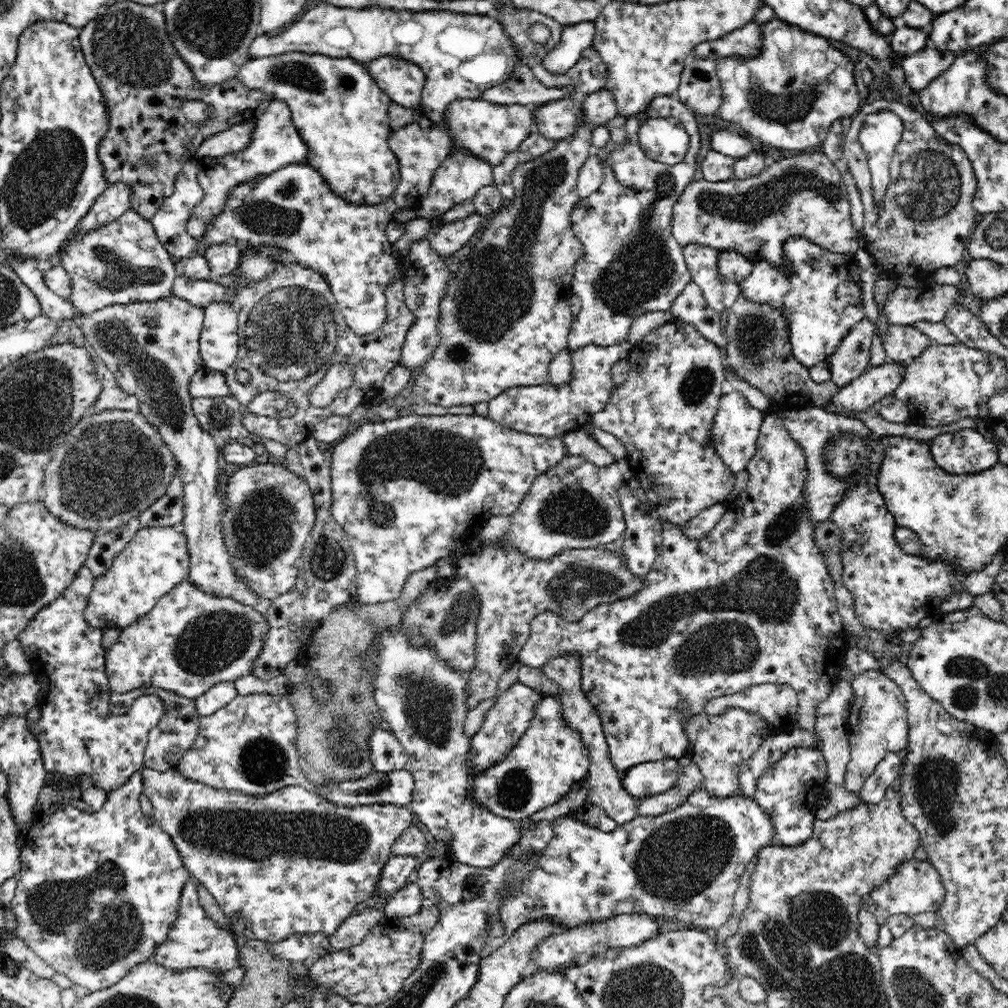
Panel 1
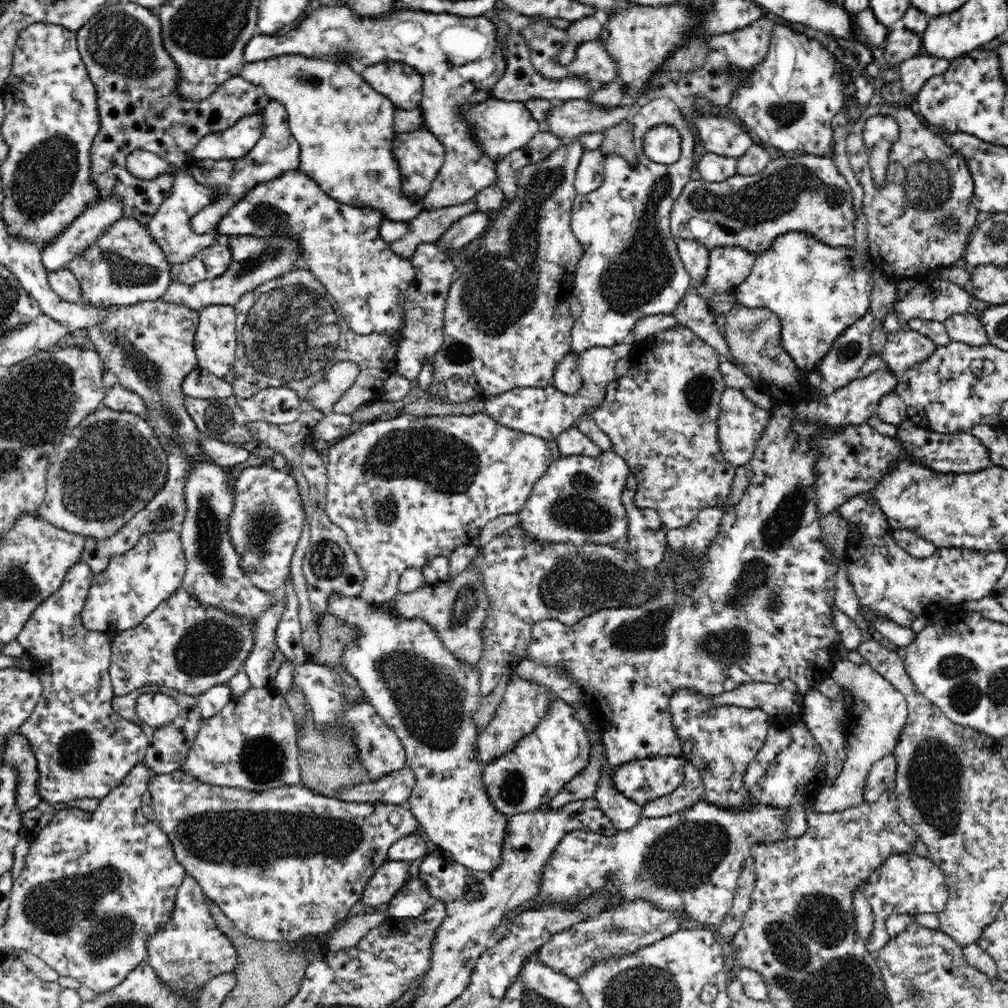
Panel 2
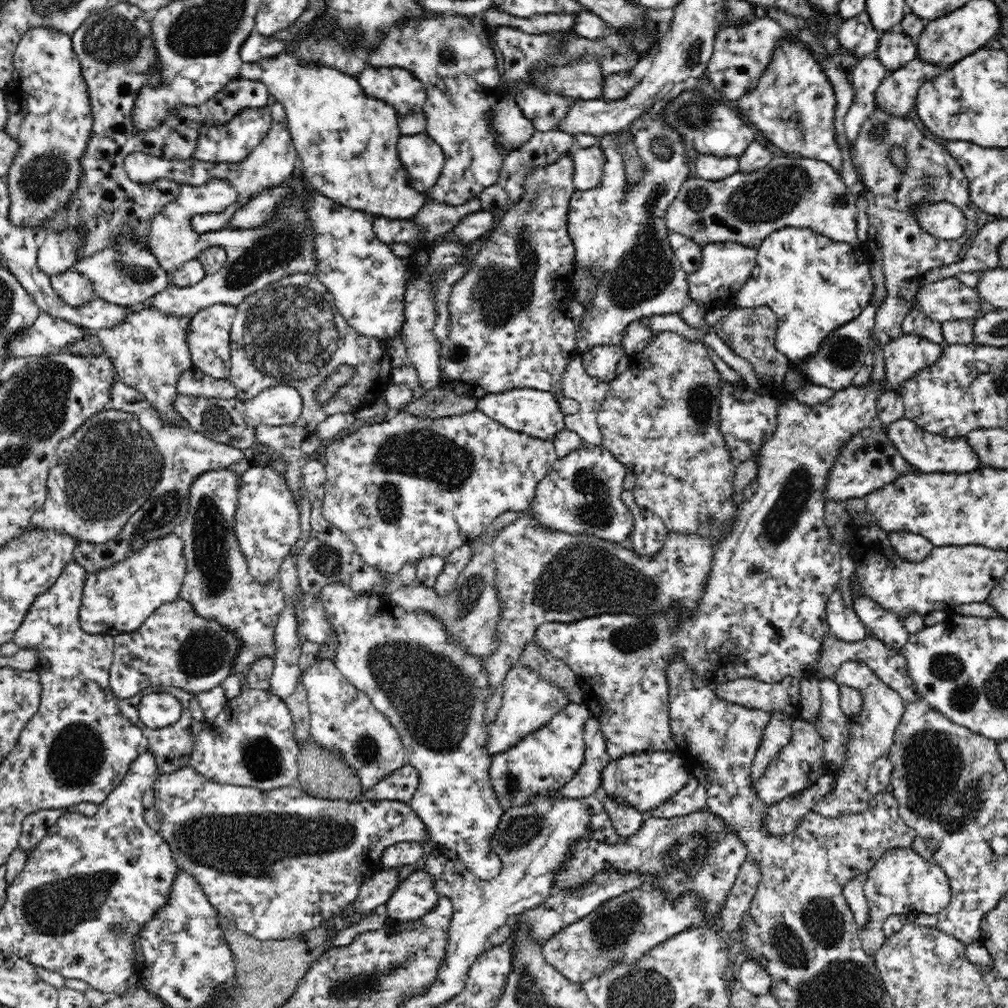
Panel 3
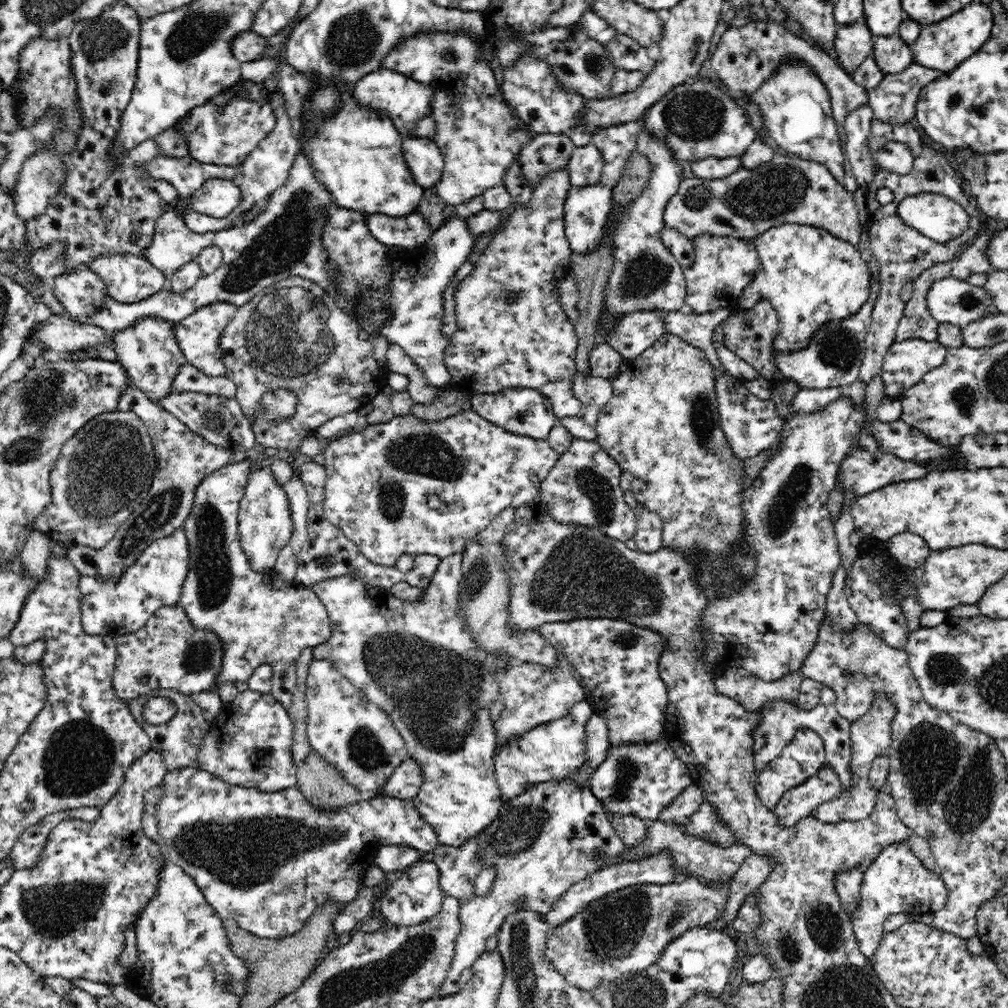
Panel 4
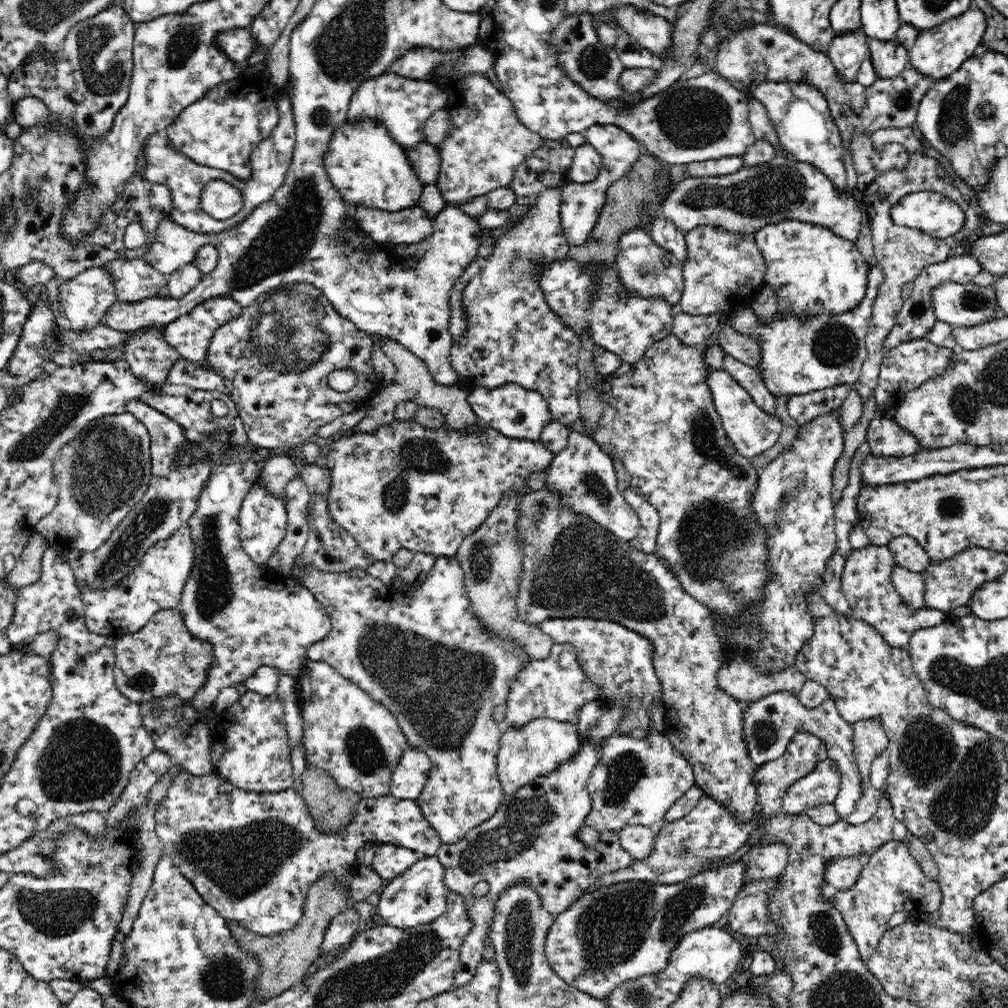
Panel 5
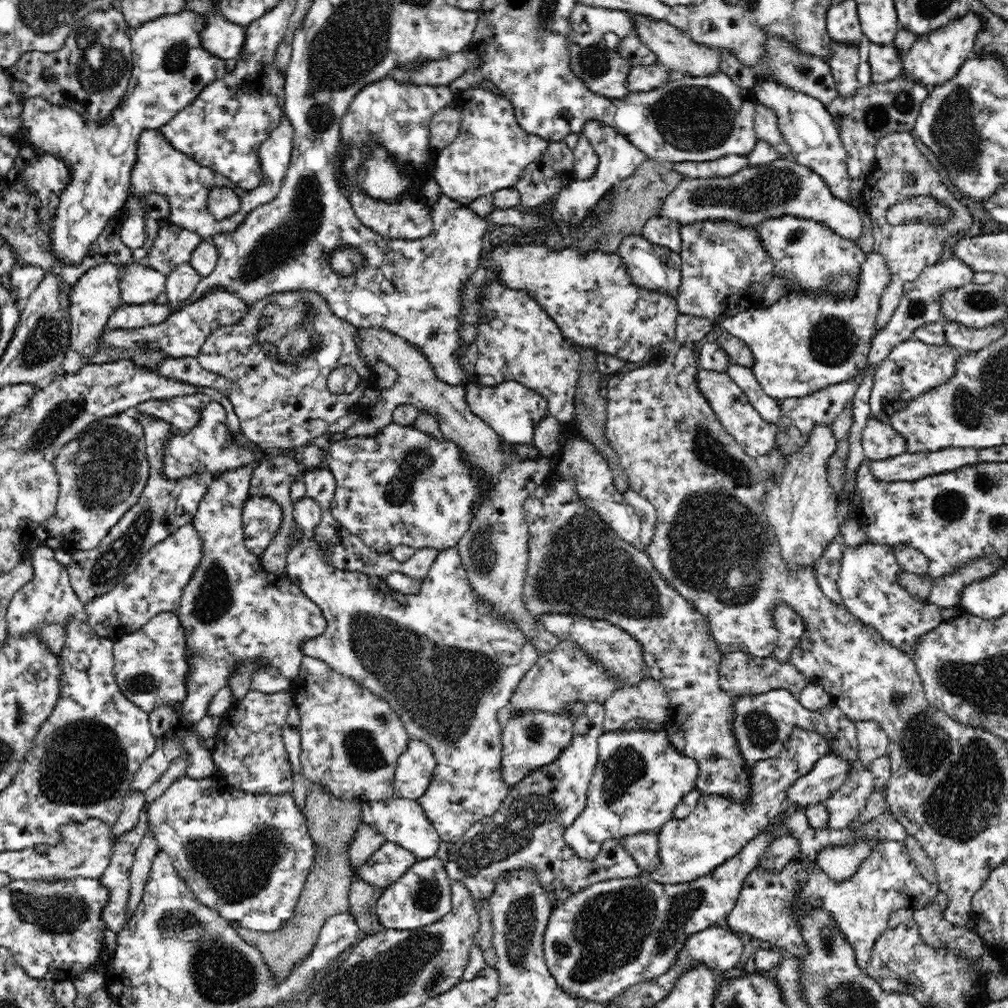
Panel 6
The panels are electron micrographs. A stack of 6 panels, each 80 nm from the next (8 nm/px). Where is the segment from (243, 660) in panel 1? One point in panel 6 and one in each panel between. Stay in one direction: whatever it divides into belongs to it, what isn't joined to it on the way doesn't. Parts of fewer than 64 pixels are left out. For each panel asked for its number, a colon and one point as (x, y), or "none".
2: (182, 644)
3: (175, 647)
4: (168, 651)
5: (162, 659)
6: (150, 665)

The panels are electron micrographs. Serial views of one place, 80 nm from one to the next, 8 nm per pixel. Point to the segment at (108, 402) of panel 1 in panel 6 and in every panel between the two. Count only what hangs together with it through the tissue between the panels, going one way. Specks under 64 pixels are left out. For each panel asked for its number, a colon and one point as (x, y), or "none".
2: (118, 398)
3: (186, 454)
4: (183, 459)
5: (172, 497)
6: (165, 505)

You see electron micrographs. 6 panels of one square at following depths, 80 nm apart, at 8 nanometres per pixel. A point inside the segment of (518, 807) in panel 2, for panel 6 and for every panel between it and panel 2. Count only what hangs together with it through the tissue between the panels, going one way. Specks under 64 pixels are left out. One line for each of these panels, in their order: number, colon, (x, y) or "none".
3: (540, 764)
4: (552, 751)
5: (537, 749)
6: (532, 739)

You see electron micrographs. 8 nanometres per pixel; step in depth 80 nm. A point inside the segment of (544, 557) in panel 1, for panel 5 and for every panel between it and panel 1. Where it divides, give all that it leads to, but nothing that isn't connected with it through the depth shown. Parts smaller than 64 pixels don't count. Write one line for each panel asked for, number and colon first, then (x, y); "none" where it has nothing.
2: (578, 499)
3: (581, 494)
4: (582, 488)
5: (583, 476)

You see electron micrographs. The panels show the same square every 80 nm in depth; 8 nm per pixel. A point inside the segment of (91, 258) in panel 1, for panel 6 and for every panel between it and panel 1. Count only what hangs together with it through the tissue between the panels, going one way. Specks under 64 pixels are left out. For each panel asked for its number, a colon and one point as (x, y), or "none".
2: (124, 266)
3: (126, 273)
4: (129, 278)
5: (134, 280)
6: (139, 285)

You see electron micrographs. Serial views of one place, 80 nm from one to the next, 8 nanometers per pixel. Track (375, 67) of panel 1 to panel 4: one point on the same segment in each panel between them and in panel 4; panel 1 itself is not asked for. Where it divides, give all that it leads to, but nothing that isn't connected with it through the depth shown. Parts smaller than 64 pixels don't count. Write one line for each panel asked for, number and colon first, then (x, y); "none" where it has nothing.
2: (402, 84)
3: (398, 87)
4: (405, 100)

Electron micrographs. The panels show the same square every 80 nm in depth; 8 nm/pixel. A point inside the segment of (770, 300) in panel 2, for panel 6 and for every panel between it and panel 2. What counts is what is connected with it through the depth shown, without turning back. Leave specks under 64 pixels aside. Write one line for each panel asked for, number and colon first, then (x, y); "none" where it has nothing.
3: (814, 285)
4: (812, 278)
5: (812, 270)
6: (810, 256)

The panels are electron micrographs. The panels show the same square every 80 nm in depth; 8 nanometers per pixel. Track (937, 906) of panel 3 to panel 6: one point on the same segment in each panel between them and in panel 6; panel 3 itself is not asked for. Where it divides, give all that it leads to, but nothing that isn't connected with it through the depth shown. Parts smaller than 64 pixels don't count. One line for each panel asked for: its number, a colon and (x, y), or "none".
4: (896, 881)
5: (891, 881)
6: (888, 880)

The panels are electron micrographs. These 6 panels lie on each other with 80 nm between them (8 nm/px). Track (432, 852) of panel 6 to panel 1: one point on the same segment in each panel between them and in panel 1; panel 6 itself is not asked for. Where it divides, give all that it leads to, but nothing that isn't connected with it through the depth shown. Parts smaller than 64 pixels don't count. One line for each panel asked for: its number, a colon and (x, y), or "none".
1: (290, 862)
2: (281, 864)
3: (278, 863)
4: (265, 859)
5: (251, 856)

